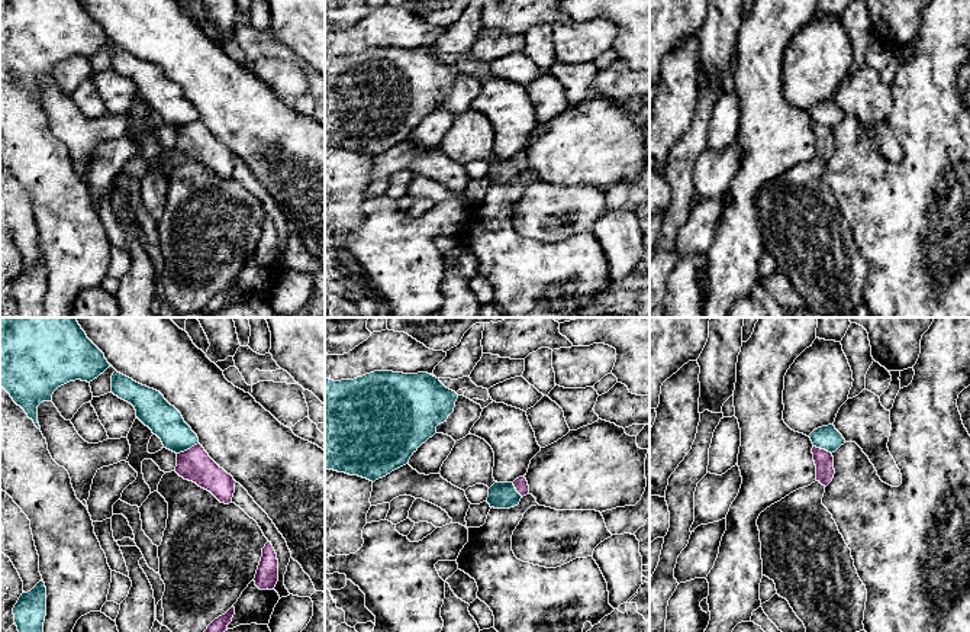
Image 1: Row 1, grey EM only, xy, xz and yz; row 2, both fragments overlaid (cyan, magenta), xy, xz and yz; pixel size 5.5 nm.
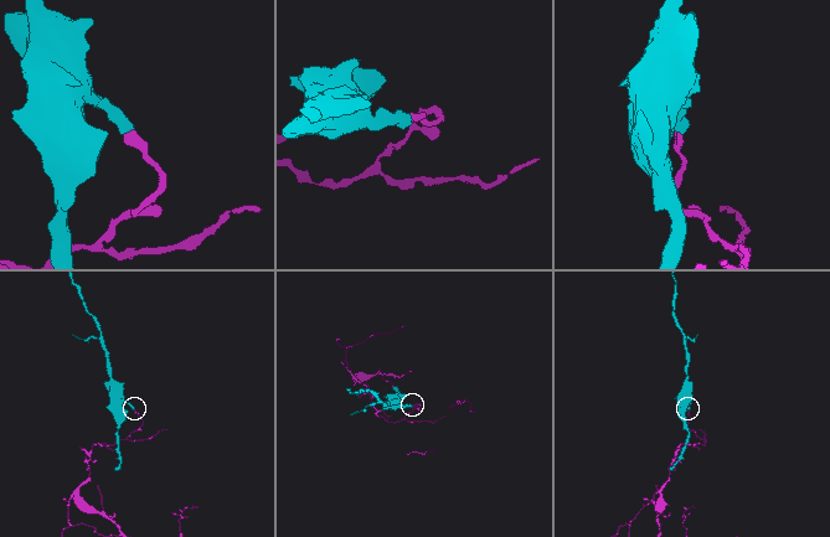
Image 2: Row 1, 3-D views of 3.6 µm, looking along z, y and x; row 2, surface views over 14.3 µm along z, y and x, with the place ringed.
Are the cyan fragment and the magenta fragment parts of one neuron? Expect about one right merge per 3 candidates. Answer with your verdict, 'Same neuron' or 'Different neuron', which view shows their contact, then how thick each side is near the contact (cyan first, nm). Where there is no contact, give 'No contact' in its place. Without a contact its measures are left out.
Different neuron. Touches cyan in xy. Thickness 180 nm (cyan) against 190 nm

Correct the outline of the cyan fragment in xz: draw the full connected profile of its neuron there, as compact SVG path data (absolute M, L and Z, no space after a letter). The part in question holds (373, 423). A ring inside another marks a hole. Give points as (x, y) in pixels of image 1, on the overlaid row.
M374 371L354 380L325 378L325 470L358 475L370 481L409 464L418 448L436 433L436 426L454 412L458 394L428 374Z

